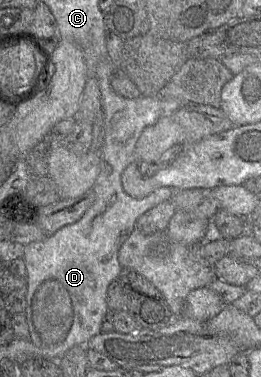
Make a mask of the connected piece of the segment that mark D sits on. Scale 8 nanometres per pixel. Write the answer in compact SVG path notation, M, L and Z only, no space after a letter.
M109 58L101 60L95 71L102 98L102 110L105 121L104 143L100 148L100 171L91 189L94 201L85 214L75 223L60 228L41 241L25 245L23 259L27 270L27 295L25 317L28 324L28 339L39 350L39 356L58 360L66 351L77 345L85 345L93 336L101 332L101 325L108 311L106 292L108 285L117 279L122 270L118 261L118 252L127 237L136 229L137 219L158 204L171 200L175 190L162 187L141 199L129 196L123 189L121 174L132 162L136 162L135 145L147 124L147 114L153 111L161 118L173 119L181 126L179 146L188 146L205 137L234 128L234 124L221 110L209 105L188 101L163 100L155 95L127 99L118 95L110 85L110 75L114 64Z

